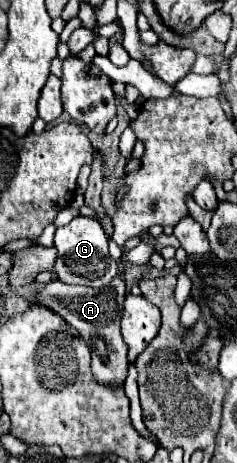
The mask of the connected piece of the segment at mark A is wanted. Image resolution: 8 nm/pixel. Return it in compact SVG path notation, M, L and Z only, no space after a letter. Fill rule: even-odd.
M140 243L138 247L126 251L118 263L118 275L102 289L88 289L82 285L64 285L58 279L42 285L38 291L34 291L34 303L40 307L46 307L54 311L56 315L64 317L68 325L72 325L80 337L88 343L90 353L92 353L92 373L96 381L108 385L124 385L124 379L128 375L128 347L124 345L122 333L120 333L120 313L124 309L124 295L126 295L126 283L124 283L124 263L134 263L134 265L146 265L150 253L154 253L154 247L148 243Z

